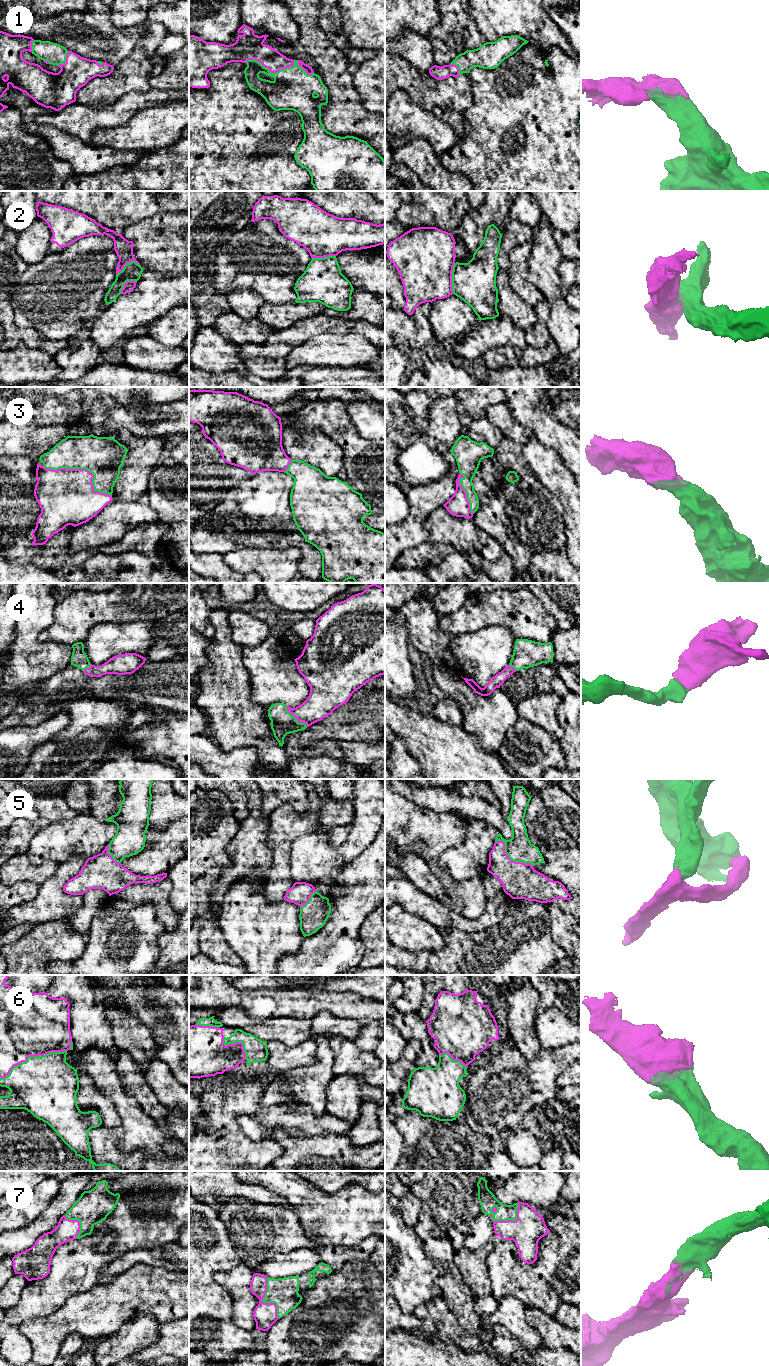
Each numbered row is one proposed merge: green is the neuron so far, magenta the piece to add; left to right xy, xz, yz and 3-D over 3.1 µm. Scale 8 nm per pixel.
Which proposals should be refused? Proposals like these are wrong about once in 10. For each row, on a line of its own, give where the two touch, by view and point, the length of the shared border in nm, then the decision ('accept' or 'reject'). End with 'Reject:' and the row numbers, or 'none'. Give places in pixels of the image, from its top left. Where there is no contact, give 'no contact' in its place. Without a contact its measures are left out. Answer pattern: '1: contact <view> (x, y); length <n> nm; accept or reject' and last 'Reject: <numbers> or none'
1: contact xz (282, 69); length 550 nm; accept
2: contact yz (452, 278); length 240 nm; reject
3: contact xy (84, 468); length 600 nm; accept
4: contact xz (296, 719); length 240 nm; accept
5: contact yz (510, 858); length 380 nm; accept
6: contact xy (30, 1056); length 600 nm; accept
7: contact xz (264, 1302); length 360 nm; accept
Reject: 2

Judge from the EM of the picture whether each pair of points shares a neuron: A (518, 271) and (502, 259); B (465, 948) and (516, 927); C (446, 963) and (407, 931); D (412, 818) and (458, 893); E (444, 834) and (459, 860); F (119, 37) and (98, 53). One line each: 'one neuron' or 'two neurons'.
A: two neurons
B: one neuron
C: two neurons
D: one neuron
E: two neurons
F: one neuron

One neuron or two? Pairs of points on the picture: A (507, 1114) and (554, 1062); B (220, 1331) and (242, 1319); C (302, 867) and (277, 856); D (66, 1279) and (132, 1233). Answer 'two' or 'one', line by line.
A: one
B: two
C: two
D: one

